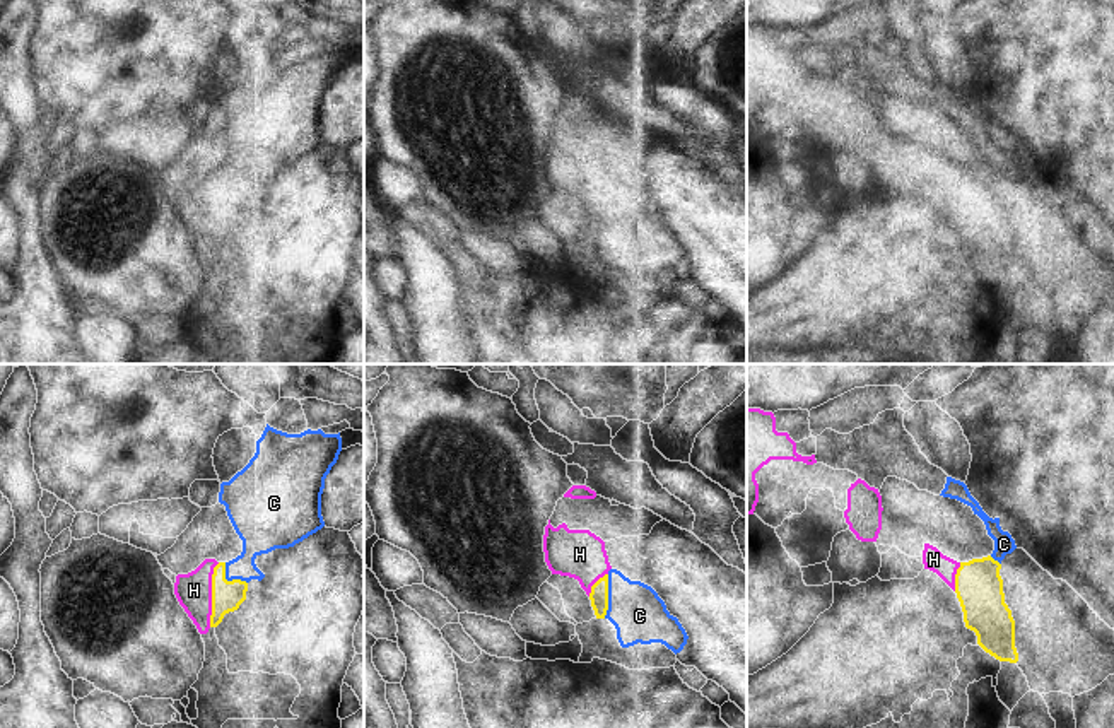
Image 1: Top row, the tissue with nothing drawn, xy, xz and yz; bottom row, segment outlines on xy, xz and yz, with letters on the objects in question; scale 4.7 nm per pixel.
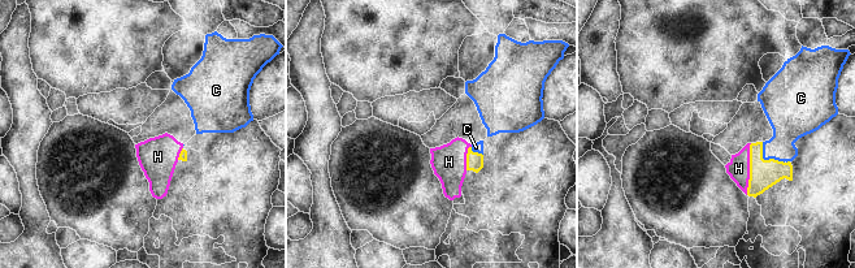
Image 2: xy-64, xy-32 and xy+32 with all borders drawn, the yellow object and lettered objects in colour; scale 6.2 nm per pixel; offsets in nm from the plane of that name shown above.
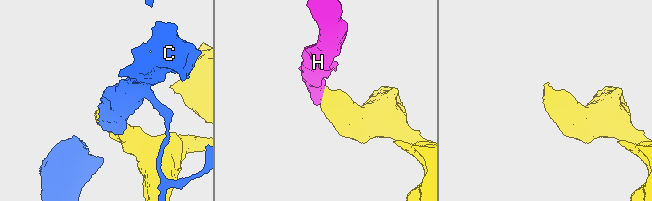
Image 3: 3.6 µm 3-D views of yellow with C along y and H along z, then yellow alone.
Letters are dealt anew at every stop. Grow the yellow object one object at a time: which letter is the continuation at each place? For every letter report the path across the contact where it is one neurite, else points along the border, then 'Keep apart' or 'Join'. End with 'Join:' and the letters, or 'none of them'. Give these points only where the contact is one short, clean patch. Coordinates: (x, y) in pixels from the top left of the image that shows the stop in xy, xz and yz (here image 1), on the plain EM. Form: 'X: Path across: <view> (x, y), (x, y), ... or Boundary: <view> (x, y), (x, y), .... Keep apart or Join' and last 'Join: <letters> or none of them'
C: Keep apart
H: Path across: xy (226, 212), (212, 212), (193, 207). Join
Join: H

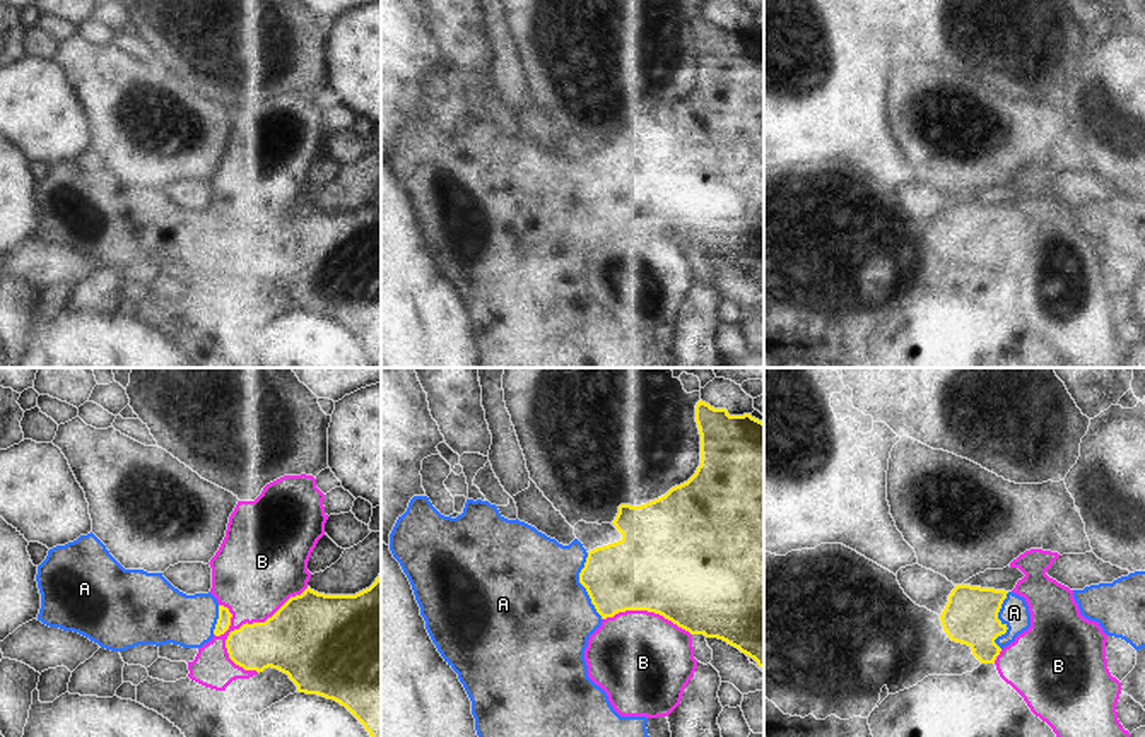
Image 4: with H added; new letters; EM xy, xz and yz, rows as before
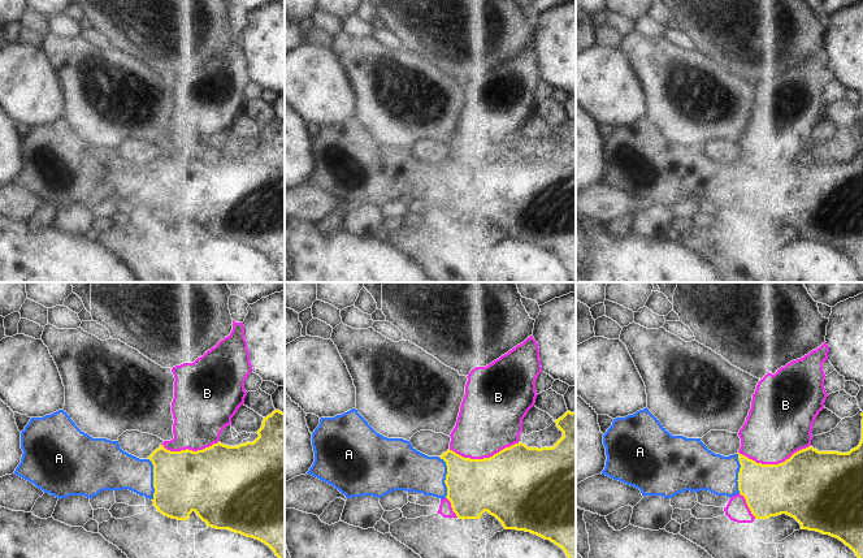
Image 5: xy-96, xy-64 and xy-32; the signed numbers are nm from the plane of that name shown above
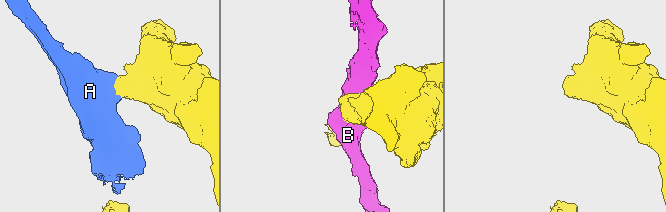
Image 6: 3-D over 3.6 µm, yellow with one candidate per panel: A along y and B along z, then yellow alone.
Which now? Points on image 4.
A: Path across: xz (634, 190), (583, 202), (559, 211), (539, 231). Join
B: Keep apart
Join: A

